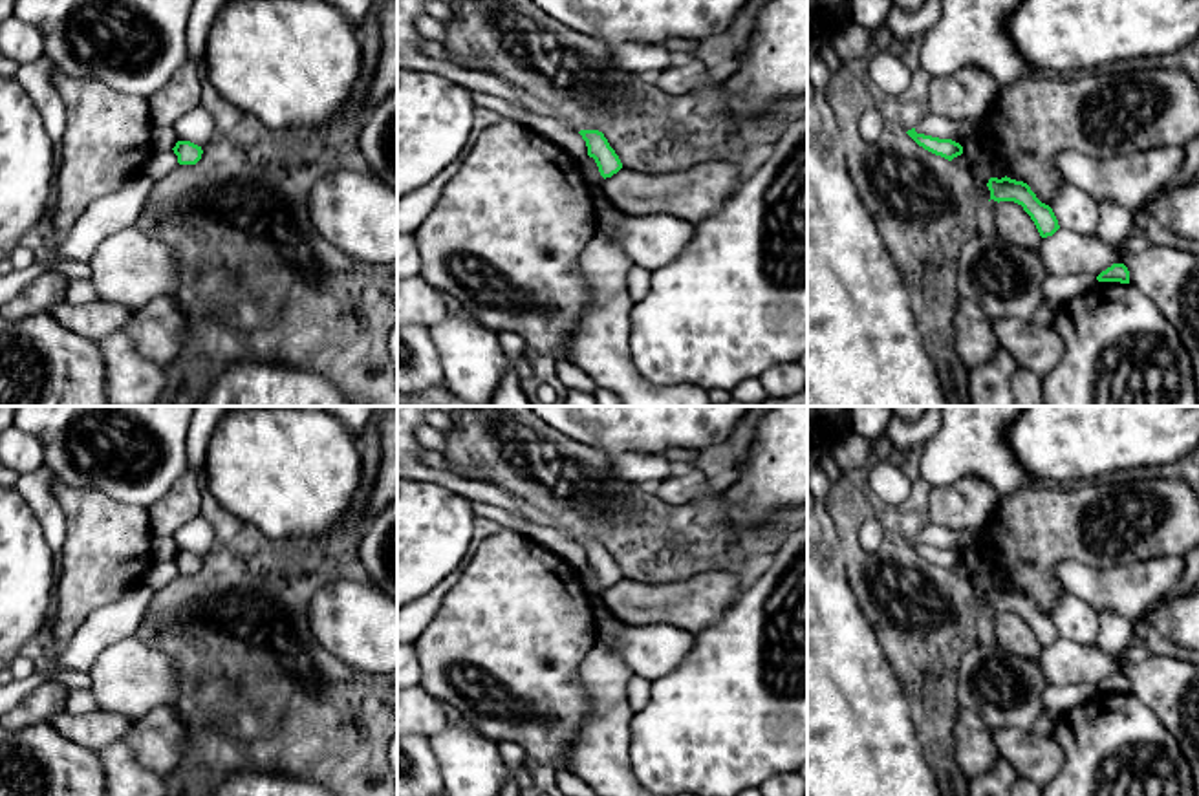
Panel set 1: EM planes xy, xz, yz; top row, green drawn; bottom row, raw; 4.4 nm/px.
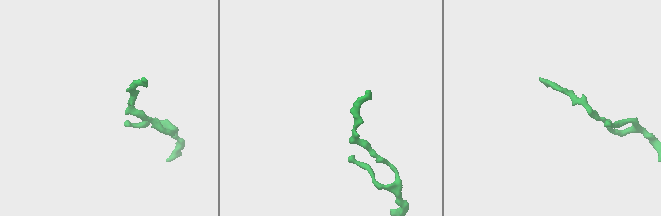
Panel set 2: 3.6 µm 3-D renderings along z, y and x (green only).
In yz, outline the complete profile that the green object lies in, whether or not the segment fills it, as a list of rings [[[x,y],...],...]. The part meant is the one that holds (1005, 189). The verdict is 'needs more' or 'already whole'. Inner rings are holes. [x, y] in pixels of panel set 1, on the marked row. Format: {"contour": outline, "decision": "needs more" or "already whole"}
{"contour": [[[1005,176],[1001,179],[990,177],[987,187],[990,190],[990,199],[1021,205],[1034,221],[1042,238],[1053,236],[1060,229],[1053,209],[1042,203],[1027,183]]], "decision": "already whole"}

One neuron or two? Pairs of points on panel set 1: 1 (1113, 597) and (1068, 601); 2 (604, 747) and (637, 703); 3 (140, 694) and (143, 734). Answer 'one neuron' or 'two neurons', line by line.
1: two neurons
2: two neurons
3: two neurons

